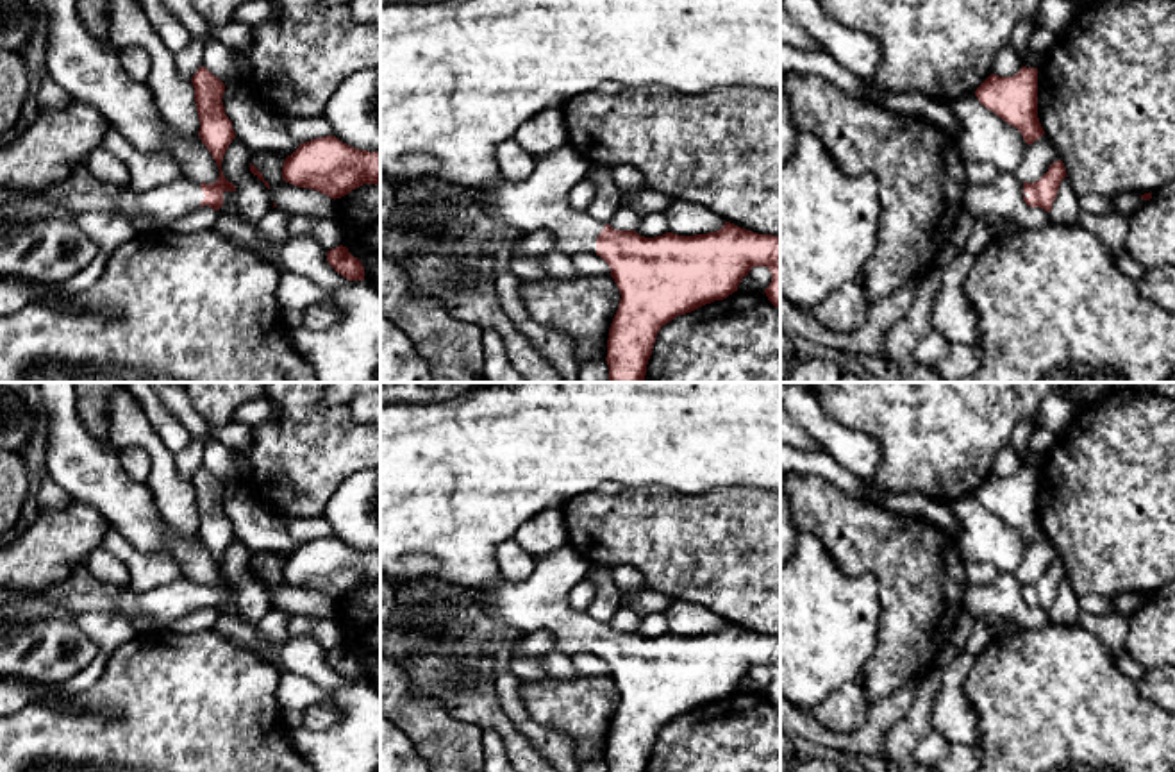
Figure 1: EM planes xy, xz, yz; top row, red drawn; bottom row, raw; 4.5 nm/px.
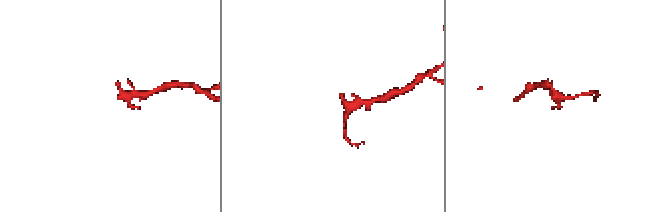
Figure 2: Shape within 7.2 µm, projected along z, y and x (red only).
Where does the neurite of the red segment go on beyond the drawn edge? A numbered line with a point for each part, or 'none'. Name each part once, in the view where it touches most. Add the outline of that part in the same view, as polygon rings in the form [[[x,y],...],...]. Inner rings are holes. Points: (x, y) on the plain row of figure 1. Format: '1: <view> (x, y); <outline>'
1: xz (541, 603); [[[564,543],[536,556],[536,570],[521,583],[502,579],[495,586],[468,588],[475,595],[470,613],[479,620],[495,618],[521,636],[550,633],[557,640],[557,650],[568,656],[596,654],[596,638],[604,625],[570,604],[571,588],[588,570],[589,561]]]

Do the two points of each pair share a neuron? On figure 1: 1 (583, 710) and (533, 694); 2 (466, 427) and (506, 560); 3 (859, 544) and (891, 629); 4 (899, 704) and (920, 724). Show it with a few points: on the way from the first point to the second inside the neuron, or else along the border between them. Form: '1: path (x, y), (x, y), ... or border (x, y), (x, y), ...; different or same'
1: path (570, 704), (545, 701); same
2: border (511, 537), (497, 547), (497, 570), (502, 578); different
3: path (881, 565), (893, 578), (893, 608); same
4: border (929, 676), (883, 747); different

